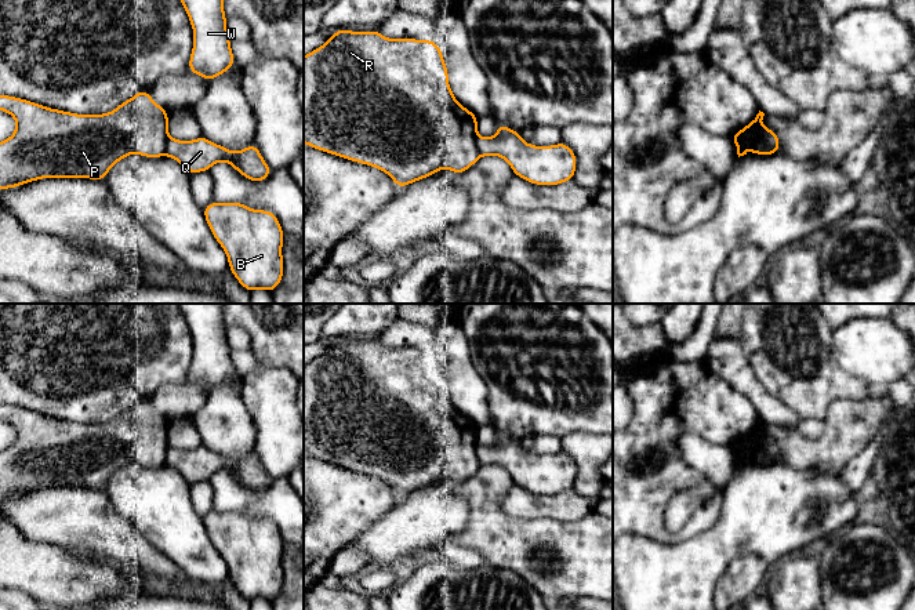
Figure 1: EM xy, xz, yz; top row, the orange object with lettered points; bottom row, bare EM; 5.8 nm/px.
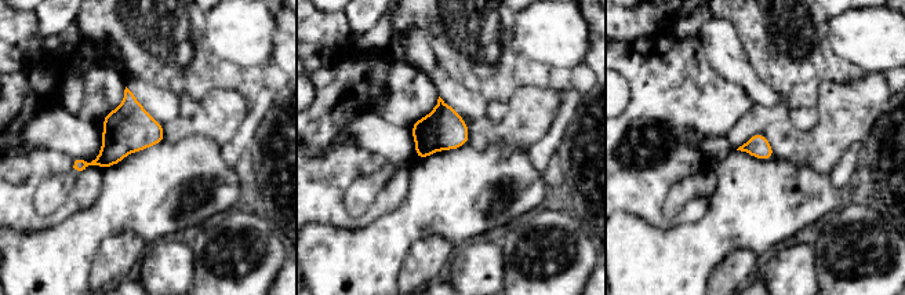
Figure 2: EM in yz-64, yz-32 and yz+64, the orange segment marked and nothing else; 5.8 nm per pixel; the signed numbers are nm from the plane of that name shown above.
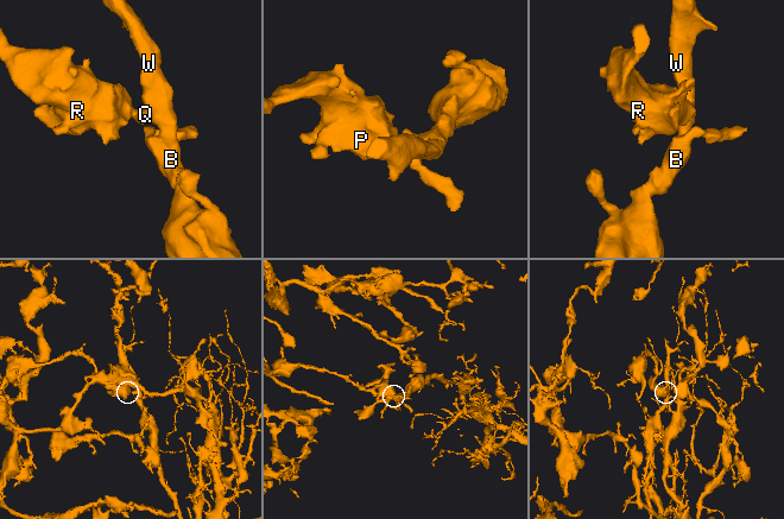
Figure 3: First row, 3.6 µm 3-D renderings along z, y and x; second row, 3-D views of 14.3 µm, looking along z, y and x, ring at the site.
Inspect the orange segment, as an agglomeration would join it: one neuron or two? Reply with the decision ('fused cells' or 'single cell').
fused cells

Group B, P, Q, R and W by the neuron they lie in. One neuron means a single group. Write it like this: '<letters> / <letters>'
B Q W / P R

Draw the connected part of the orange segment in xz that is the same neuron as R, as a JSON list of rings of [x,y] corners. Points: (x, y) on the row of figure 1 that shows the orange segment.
[[[340,28],[327,43],[304,57],[304,144],[338,157],[380,168],[397,188],[447,167],[461,175],[480,157],[478,116],[461,106],[449,86],[442,48],[432,40],[386,39],[380,30]]]

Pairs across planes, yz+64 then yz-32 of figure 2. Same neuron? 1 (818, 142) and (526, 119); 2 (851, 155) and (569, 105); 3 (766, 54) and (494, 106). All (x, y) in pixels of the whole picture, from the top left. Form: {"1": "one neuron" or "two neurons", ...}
{"1": "one neuron", "2": "one neuron", "3": "two neurons"}

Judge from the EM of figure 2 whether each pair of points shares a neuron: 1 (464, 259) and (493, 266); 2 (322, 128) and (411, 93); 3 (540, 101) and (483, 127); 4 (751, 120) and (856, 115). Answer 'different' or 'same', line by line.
1: same
2: same
3: same
4: same

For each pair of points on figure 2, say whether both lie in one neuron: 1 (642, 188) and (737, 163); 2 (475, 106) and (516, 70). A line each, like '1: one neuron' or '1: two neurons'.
1: two neurons
2: two neurons

